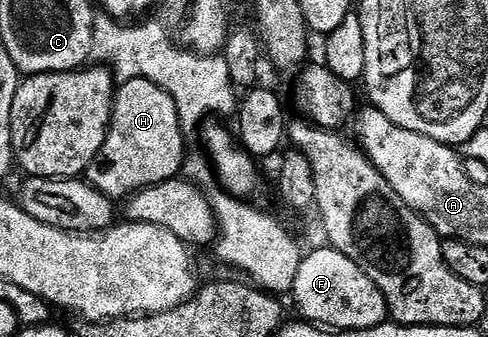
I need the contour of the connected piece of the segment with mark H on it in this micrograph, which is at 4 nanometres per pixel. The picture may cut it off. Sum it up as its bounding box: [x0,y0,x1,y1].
[83,78,187,202]

